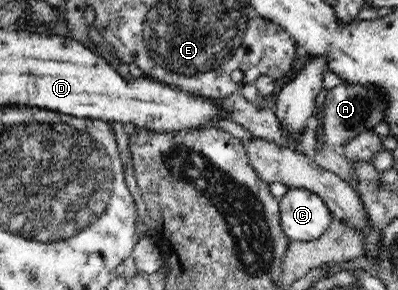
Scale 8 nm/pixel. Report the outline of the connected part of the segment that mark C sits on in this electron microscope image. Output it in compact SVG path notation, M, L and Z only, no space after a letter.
M288 188L279 204L282 229L290 241L316 240L330 227L330 209L310 189Z

